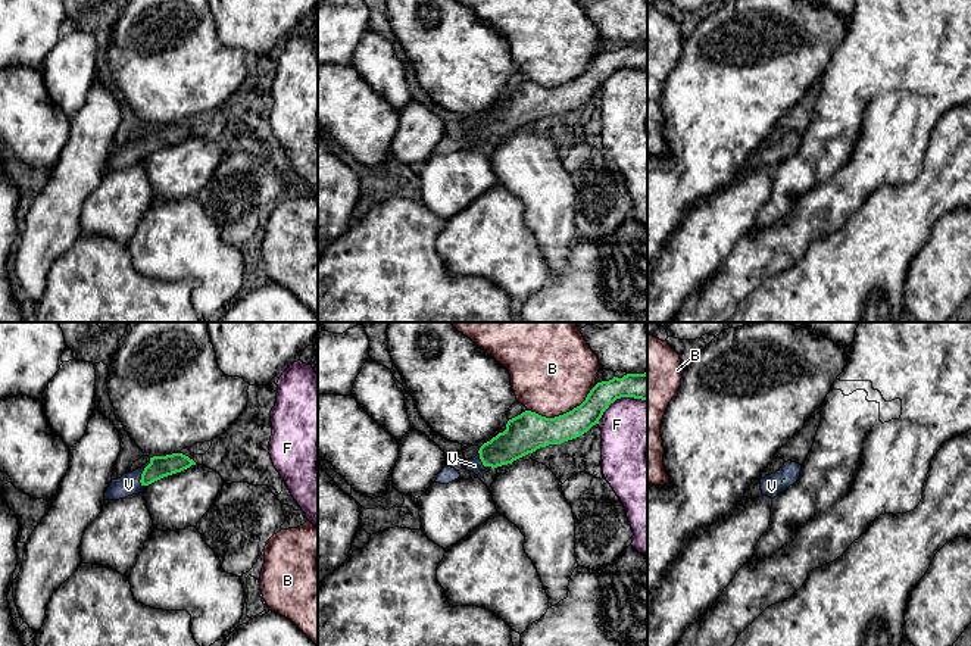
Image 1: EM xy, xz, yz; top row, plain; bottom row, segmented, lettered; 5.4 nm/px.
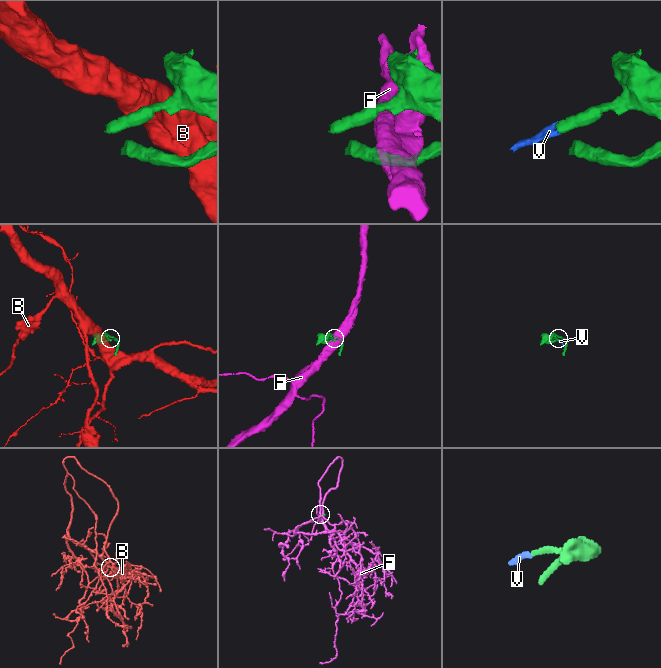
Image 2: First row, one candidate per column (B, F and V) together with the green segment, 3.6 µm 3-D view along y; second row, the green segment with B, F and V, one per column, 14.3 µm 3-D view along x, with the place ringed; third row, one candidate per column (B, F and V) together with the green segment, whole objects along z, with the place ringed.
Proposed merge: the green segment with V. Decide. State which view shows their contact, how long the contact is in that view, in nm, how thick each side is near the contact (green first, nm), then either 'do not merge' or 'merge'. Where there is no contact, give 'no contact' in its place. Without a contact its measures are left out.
meets green in xy; contact 150 nm long; 120 nm thick on the green side, 120 nm on the other; merge

